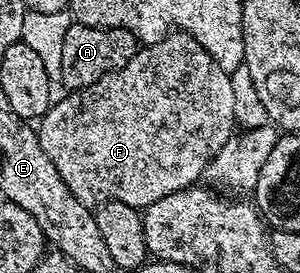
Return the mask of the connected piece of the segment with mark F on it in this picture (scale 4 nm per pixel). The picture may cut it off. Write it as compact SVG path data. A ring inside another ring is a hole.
M184 32L169 34L163 40L159 40L150 46L142 45L134 58L125 67L103 76L101 80L91 84L85 90L69 92L64 96L66 98L58 97L50 105L48 112L39 119L36 132L43 152L47 152L47 160L51 160L51 164L55 164L55 172L59 172L63 184L67 184L69 191L84 206L90 208L96 207L103 202L122 202L123 204L144 208L155 204L155 200L163 200L163 196L171 196L180 190L189 189L202 177L209 162L219 152L223 144L227 143L228 138L235 133L234 93L231 92L229 73L190 34Z

